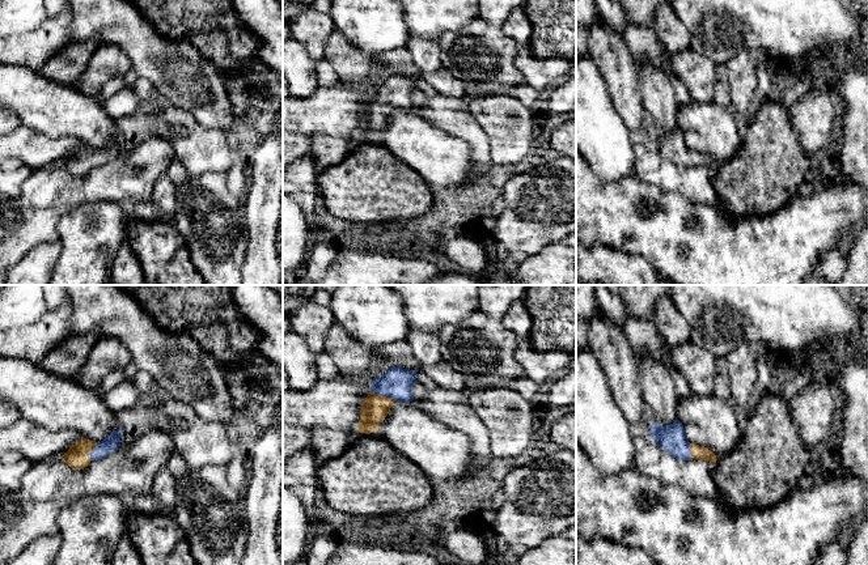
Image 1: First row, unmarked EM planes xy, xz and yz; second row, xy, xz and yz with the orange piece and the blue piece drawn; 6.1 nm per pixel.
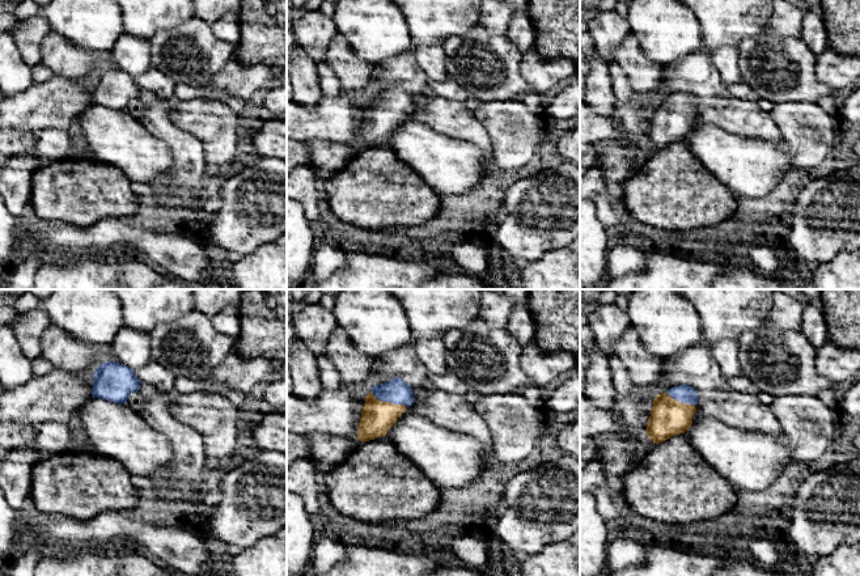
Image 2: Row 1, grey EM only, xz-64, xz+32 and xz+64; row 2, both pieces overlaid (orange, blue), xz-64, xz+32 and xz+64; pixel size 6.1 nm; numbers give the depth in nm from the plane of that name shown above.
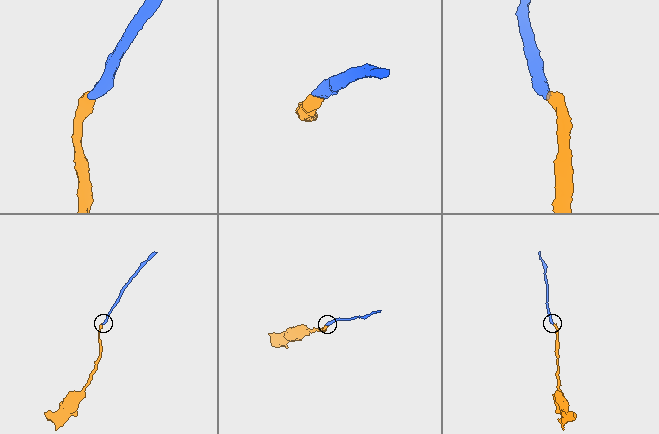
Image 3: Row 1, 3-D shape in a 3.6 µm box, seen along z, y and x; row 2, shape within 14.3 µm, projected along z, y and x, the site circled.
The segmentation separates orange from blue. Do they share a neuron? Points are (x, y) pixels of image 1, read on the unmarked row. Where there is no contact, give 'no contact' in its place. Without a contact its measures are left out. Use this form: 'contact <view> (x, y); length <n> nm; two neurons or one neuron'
contact xz (384, 103); length 170 nm; one neuron

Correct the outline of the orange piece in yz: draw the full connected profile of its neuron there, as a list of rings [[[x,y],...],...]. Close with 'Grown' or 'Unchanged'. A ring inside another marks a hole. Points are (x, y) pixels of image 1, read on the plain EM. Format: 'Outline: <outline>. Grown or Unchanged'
Outline: [[[677,126],[670,132],[652,129],[652,146],[677,167],[700,166],[712,171],[716,170],[716,162],[704,153],[690,150],[682,129]]]. Grown

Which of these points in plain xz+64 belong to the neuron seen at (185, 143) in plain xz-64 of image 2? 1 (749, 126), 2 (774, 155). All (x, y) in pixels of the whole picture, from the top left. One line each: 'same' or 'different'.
1: same
2: different

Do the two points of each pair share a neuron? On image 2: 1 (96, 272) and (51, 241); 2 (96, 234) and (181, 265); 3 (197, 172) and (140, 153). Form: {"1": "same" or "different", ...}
{"1": "different", "2": "same", "3": "different"}

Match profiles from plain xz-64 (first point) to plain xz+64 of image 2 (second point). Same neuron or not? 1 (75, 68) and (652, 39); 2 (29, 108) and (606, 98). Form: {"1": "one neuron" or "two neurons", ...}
{"1": "two neurons", "2": "two neurons"}

